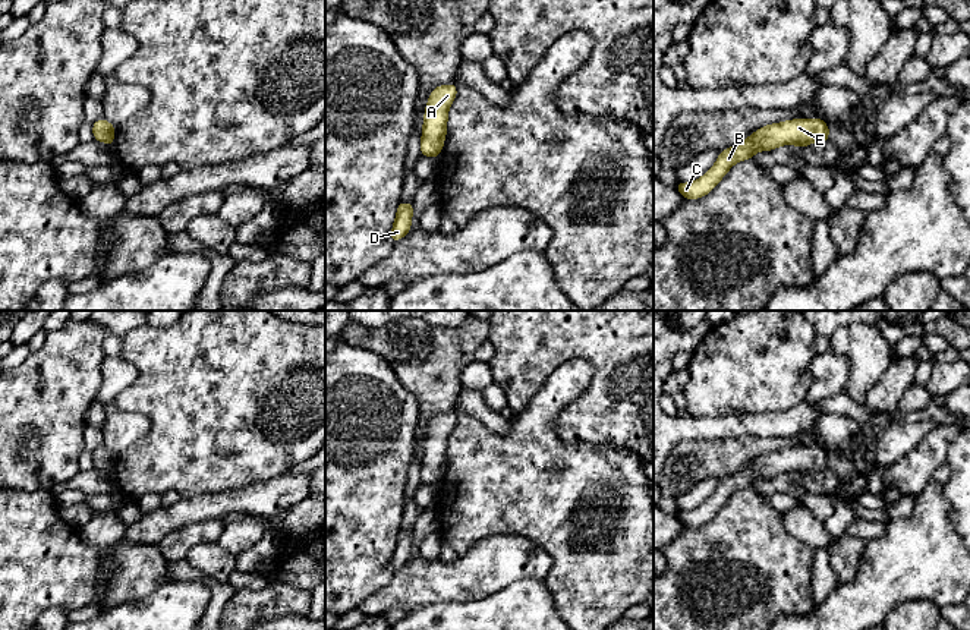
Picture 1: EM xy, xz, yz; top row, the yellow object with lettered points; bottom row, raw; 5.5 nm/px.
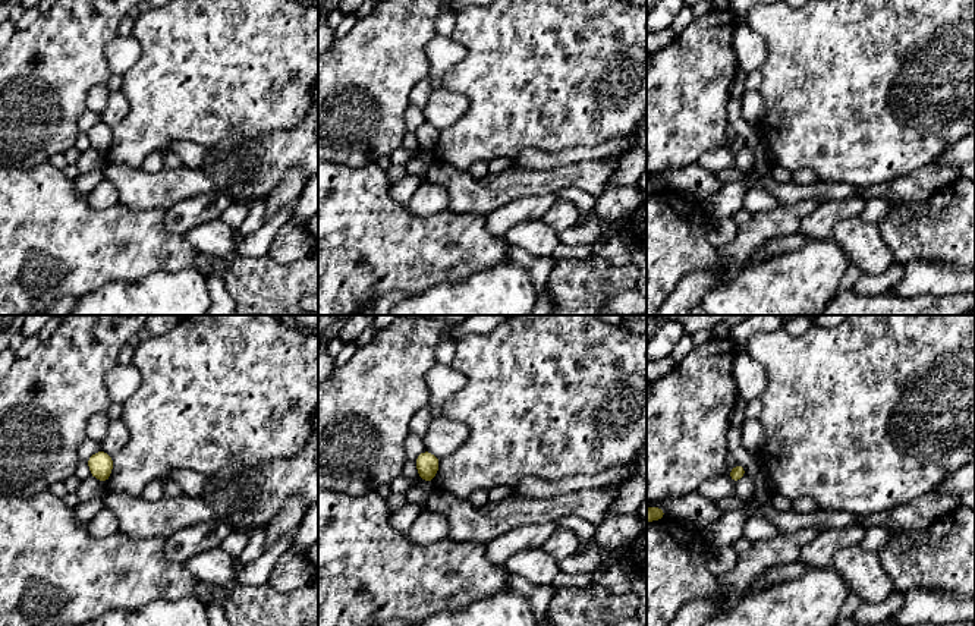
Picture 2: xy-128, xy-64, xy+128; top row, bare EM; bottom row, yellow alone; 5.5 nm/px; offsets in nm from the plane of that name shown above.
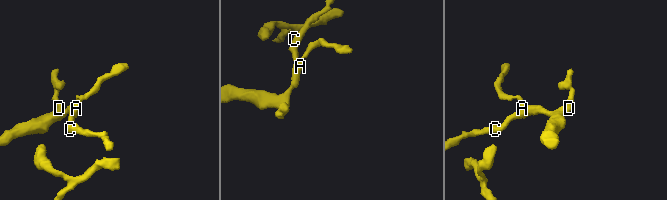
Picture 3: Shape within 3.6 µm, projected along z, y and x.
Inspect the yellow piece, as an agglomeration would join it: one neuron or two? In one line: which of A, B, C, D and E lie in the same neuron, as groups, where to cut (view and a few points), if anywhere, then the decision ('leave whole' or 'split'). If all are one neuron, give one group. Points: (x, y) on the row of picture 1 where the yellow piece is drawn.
A B C D E; no cut; leave whole

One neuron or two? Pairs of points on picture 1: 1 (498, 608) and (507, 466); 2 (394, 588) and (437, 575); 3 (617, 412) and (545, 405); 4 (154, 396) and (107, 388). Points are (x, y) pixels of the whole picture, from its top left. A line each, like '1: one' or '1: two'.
1: two
2: one
3: two
4: two

